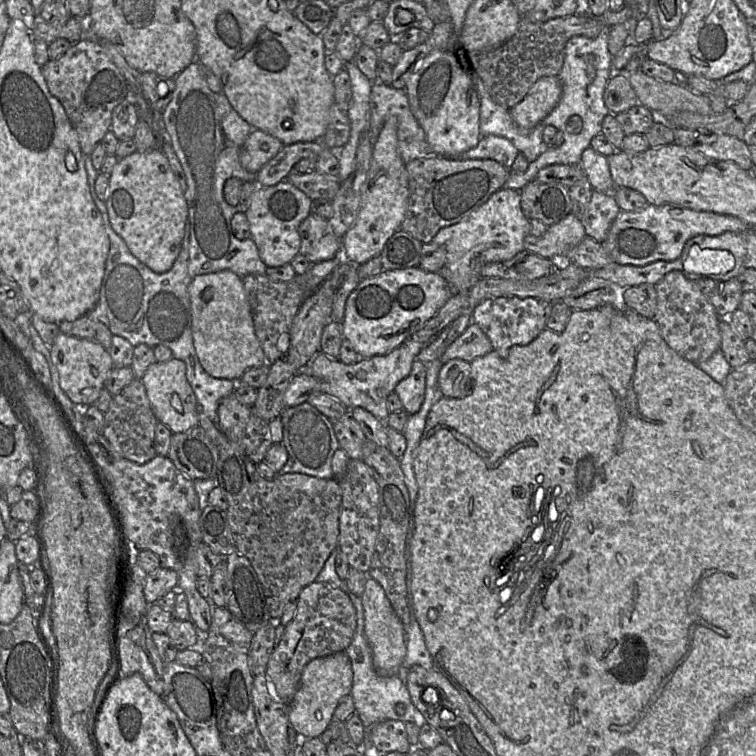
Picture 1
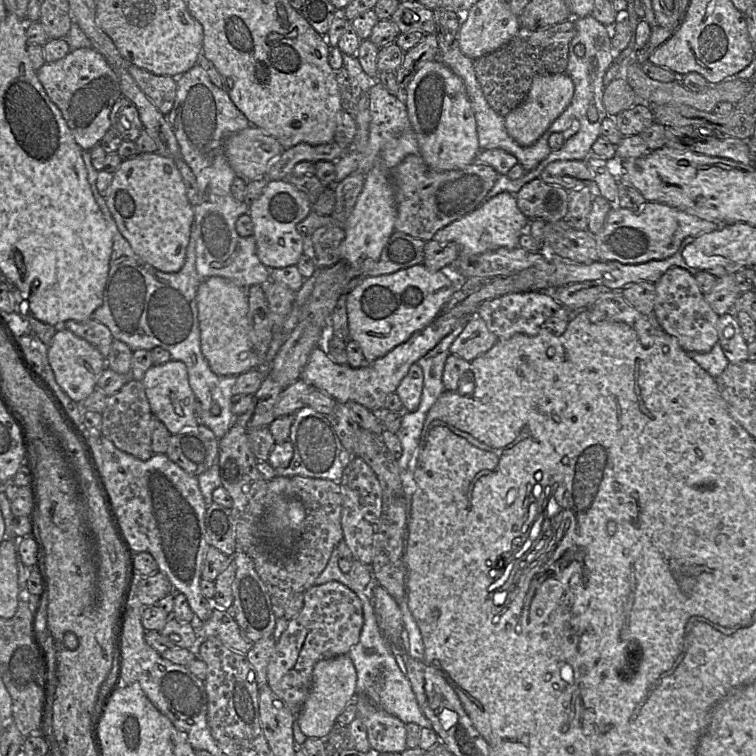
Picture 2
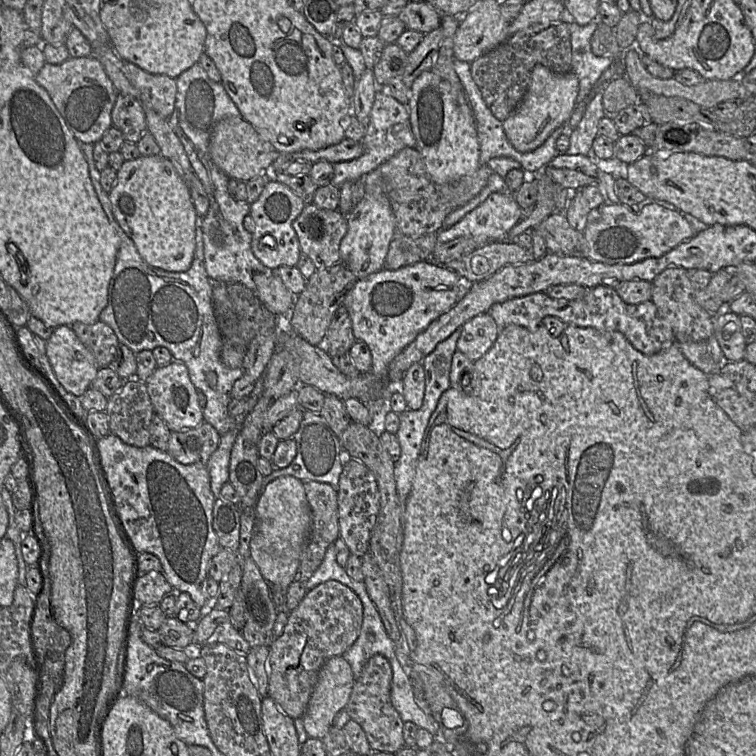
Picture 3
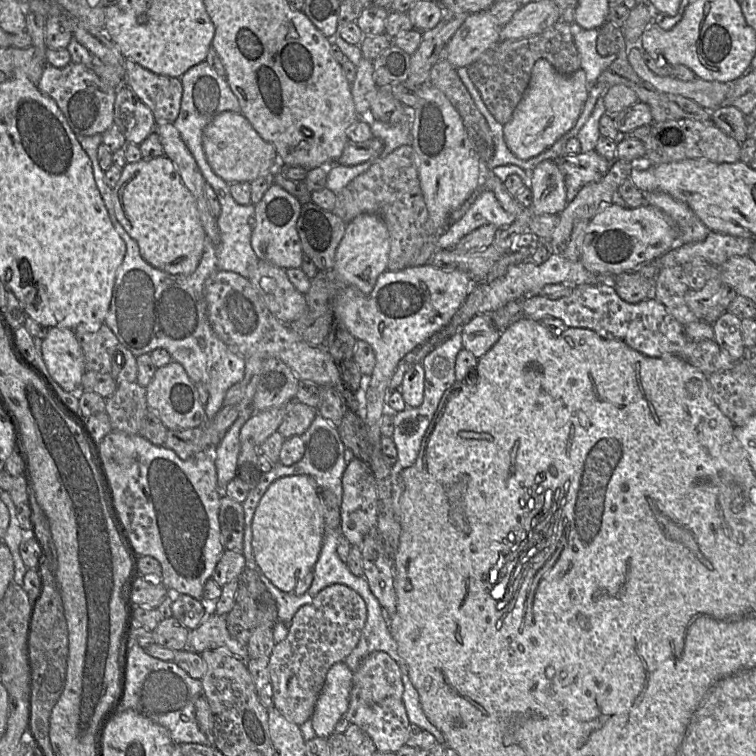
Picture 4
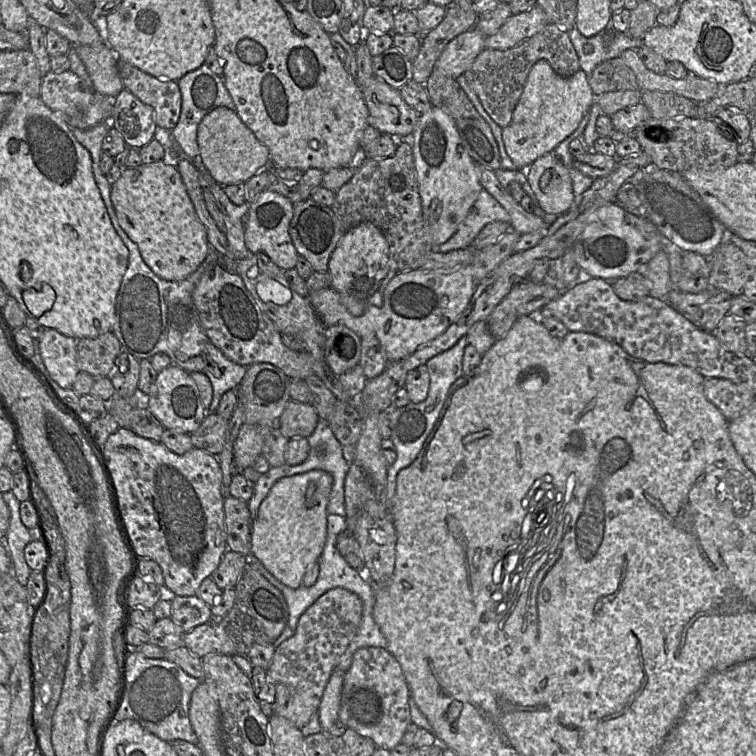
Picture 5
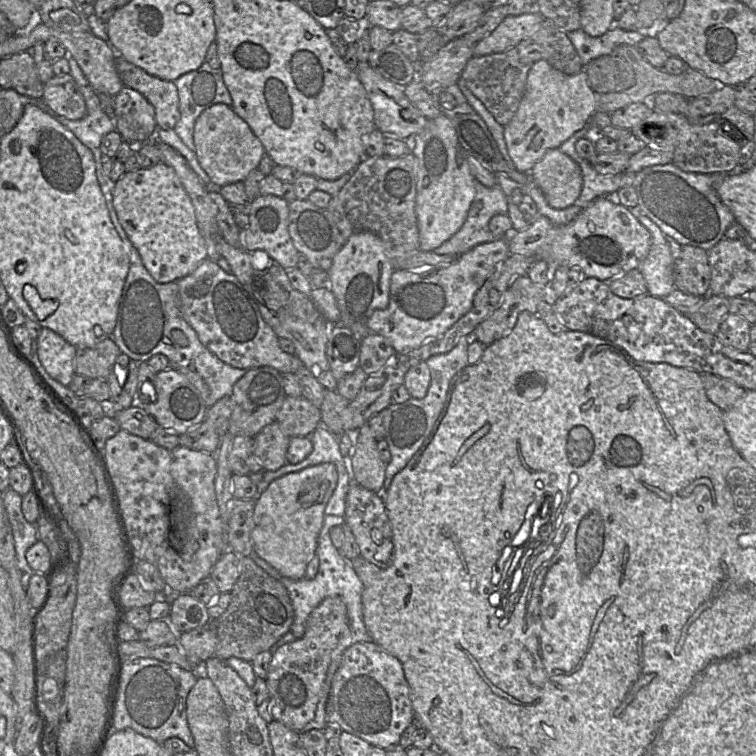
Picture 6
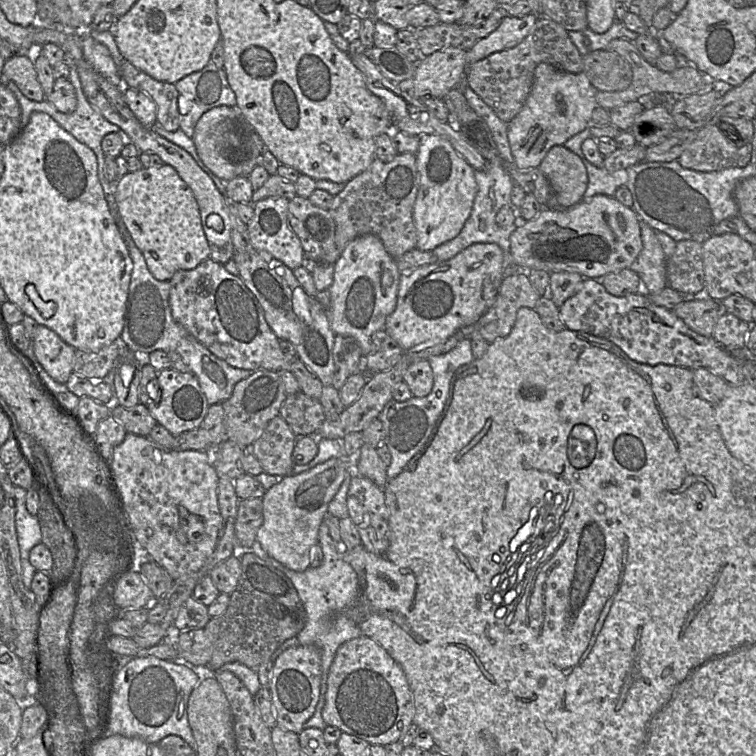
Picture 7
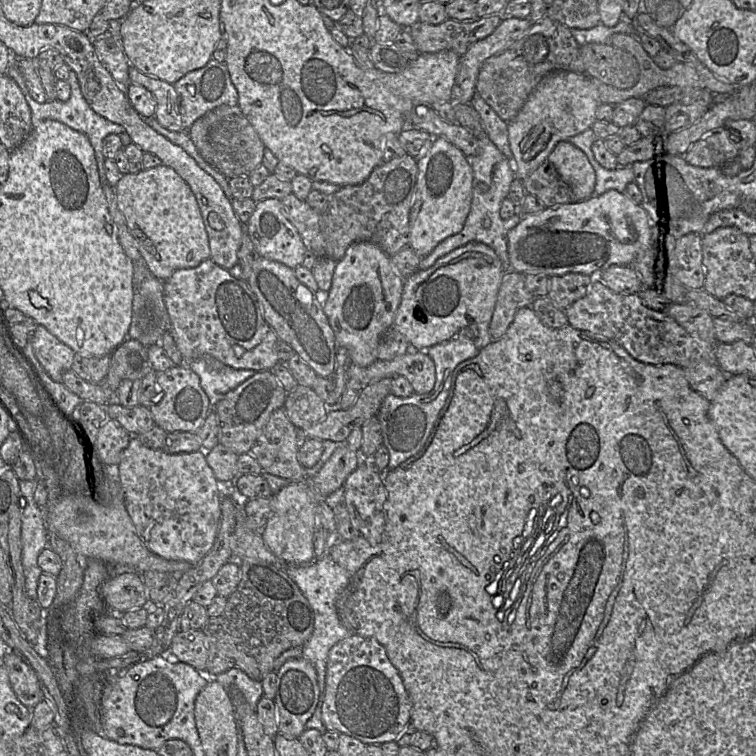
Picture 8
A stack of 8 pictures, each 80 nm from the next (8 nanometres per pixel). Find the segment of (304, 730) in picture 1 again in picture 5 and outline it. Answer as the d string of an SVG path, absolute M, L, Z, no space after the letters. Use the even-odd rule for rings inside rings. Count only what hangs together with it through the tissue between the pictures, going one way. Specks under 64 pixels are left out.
M335 669L324 689L317 711L323 732L328 732L339 720L338 713L340 709L344 675L344 671Z

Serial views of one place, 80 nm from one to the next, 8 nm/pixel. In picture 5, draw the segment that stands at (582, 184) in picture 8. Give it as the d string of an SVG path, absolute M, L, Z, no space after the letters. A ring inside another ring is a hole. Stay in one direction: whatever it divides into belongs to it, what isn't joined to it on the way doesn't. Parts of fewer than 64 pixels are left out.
M554 152L537 158L526 169L526 175L543 211L561 215L572 206L574 193L570 169Z

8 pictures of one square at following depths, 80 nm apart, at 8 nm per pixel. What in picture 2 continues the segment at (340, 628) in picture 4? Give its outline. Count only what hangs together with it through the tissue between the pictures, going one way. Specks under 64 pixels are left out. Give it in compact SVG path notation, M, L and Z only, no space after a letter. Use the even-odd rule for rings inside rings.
M340 582L313 585L304 592L303 607L275 642L267 670L270 689L292 714L300 712L309 694L315 664L326 658L347 655L359 640L363 621L361 600Z

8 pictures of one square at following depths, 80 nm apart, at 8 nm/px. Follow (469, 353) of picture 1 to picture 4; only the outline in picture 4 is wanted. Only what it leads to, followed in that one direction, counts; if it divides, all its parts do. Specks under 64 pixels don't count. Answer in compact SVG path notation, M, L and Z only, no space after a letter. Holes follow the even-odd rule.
M490 314L473 317L462 328L462 346L479 359L497 342L501 331L494 325Z

